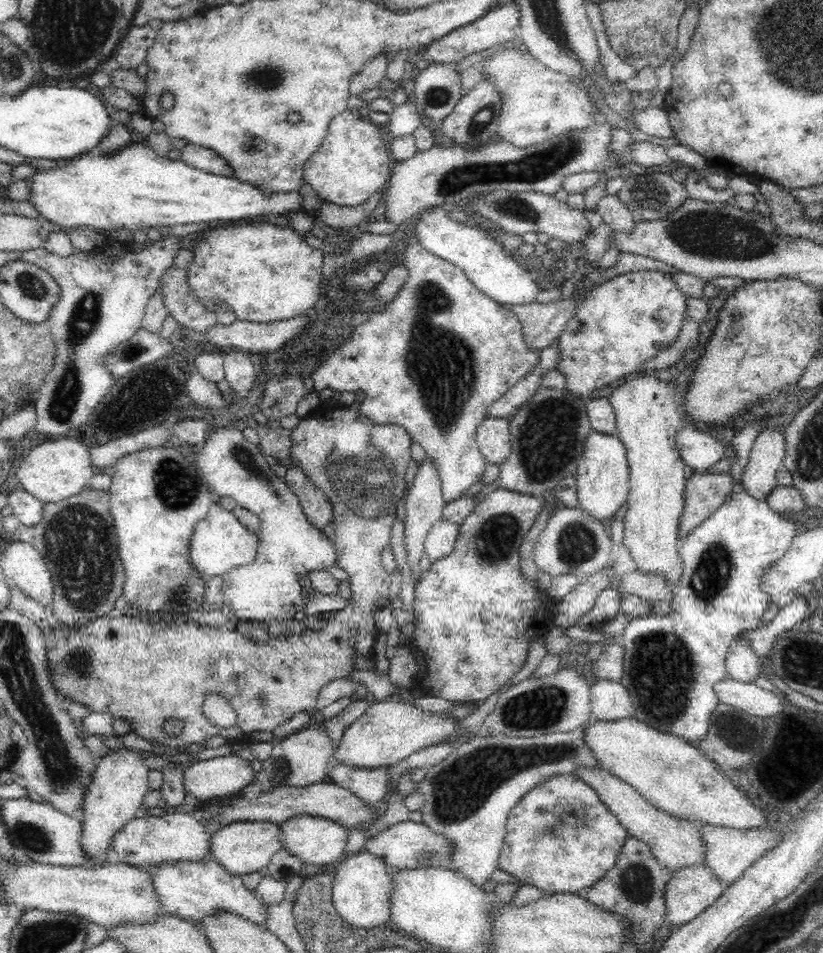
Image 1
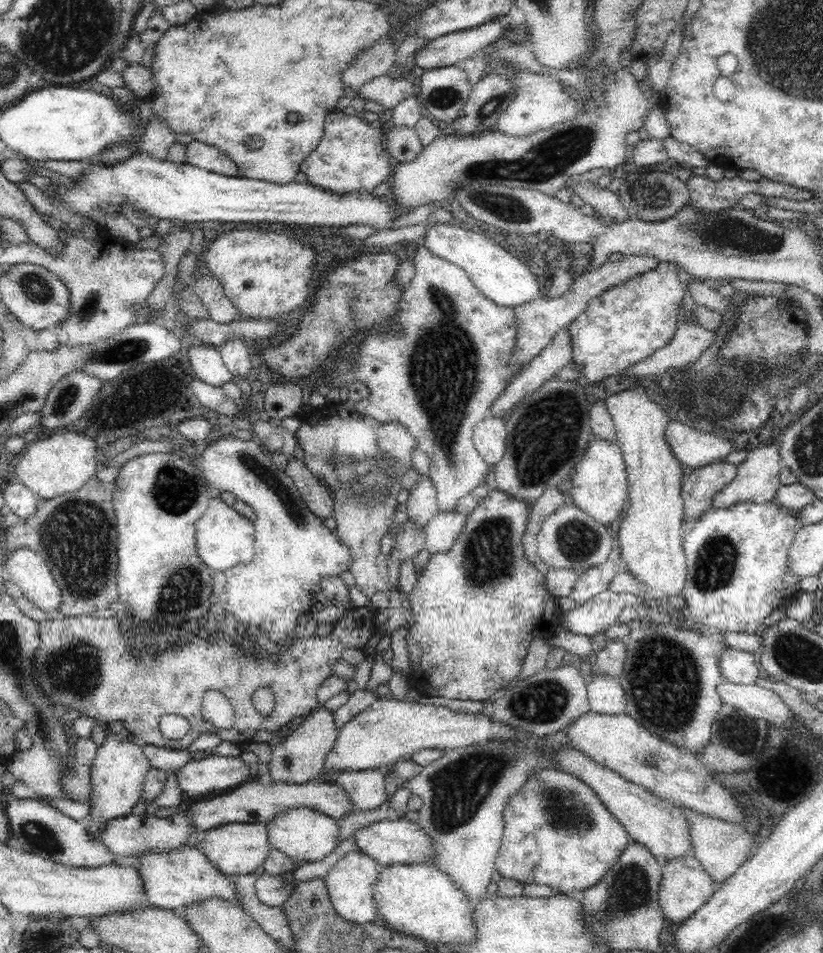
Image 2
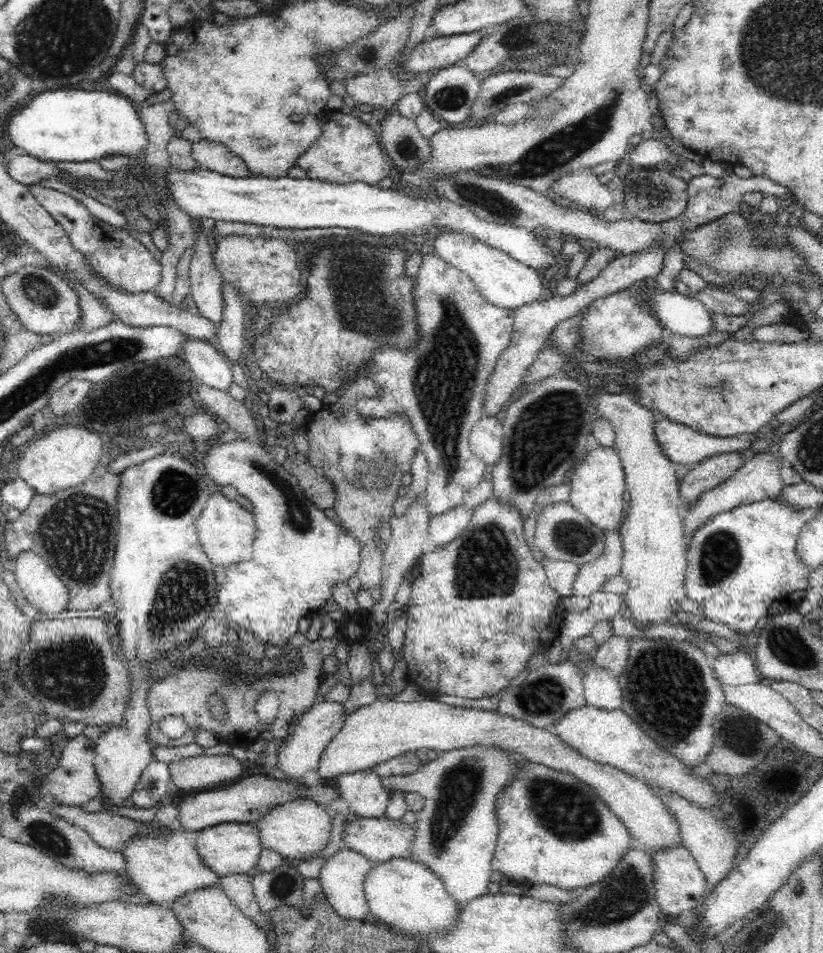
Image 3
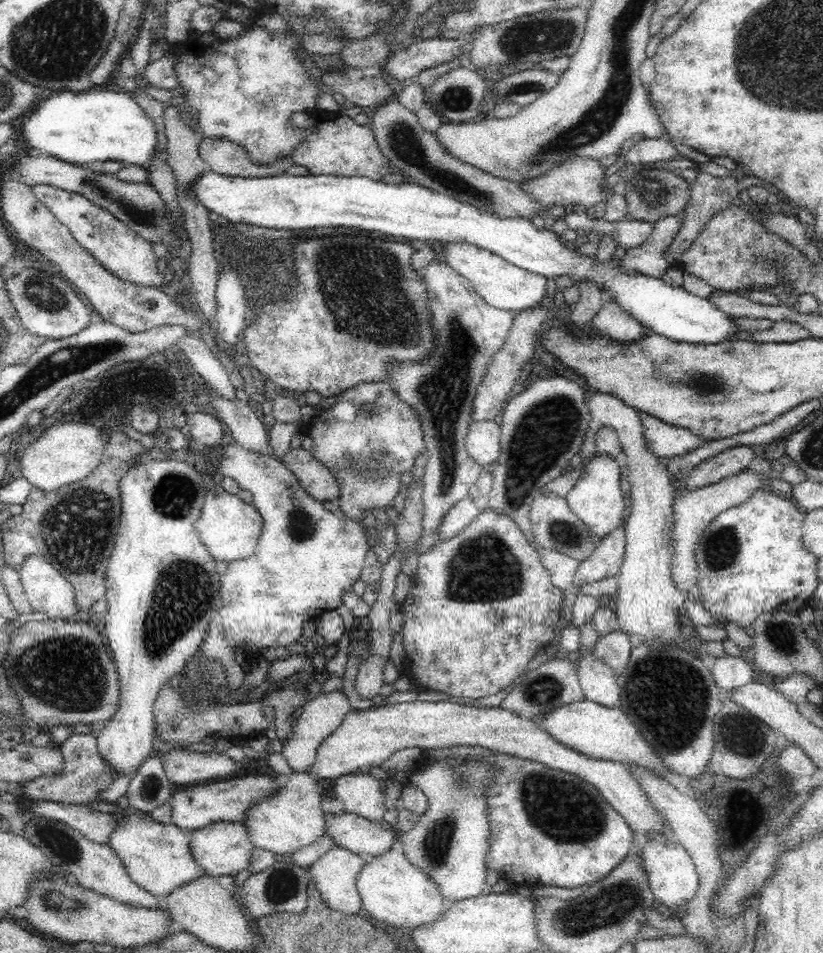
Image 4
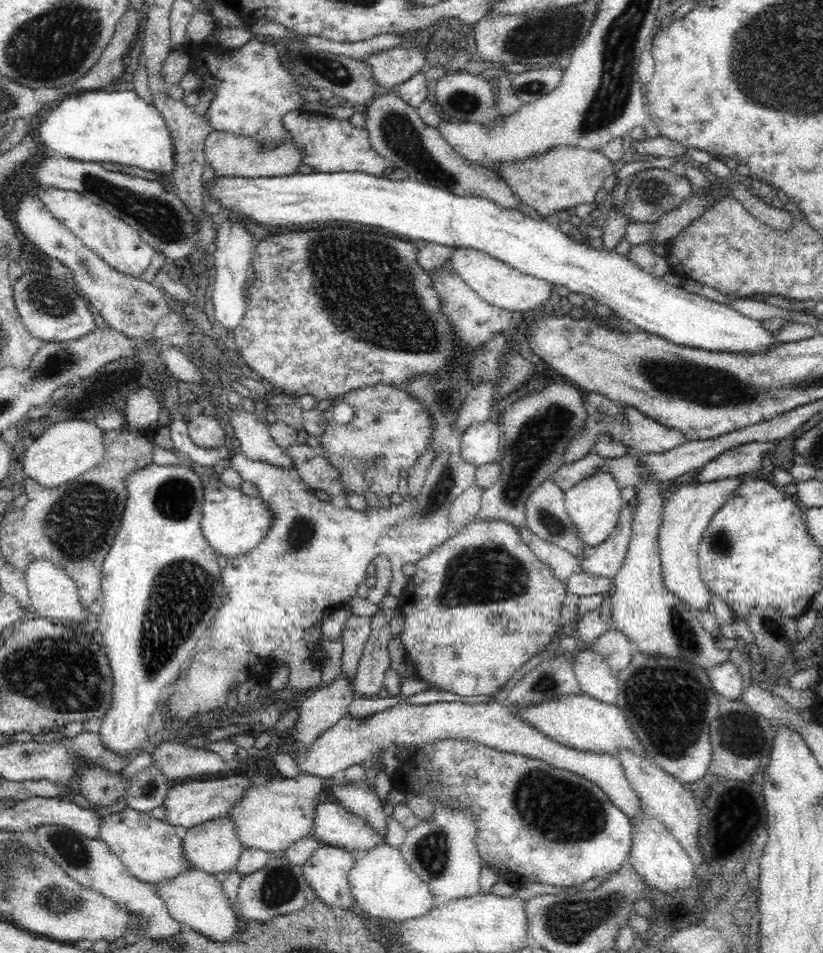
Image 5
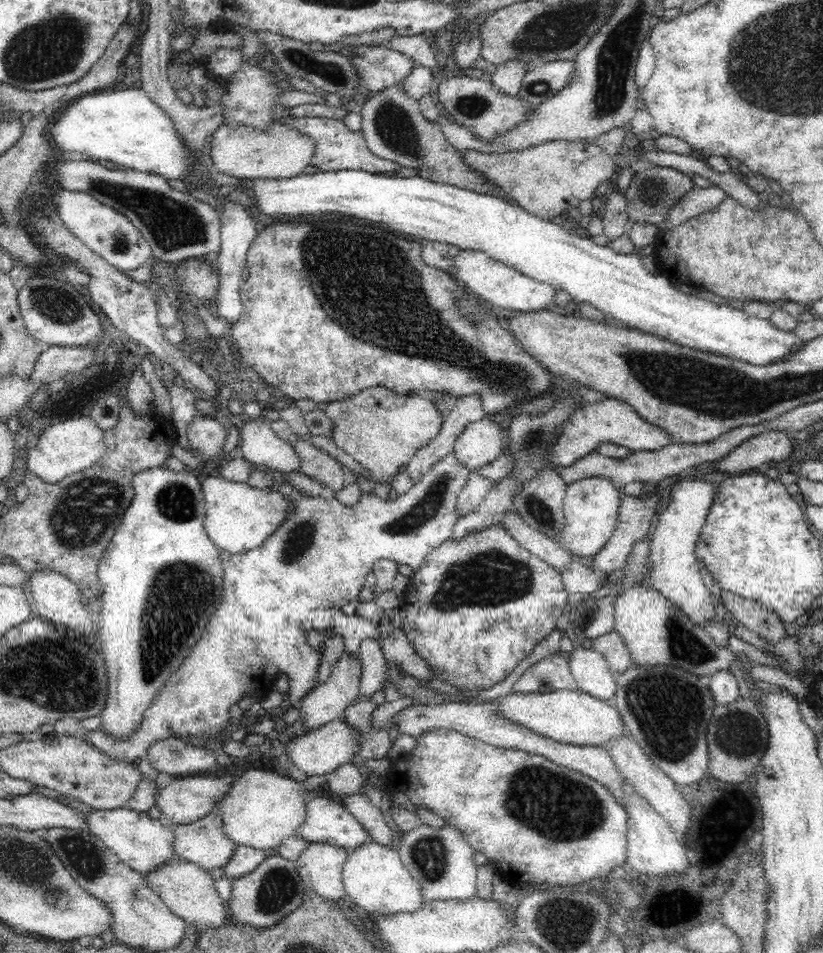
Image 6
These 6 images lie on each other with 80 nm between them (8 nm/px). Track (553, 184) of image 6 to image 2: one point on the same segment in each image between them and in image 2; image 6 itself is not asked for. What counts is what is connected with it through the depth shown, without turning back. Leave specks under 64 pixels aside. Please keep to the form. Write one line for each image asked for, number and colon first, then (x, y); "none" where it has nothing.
2: (607, 205)
3: (583, 187)
4: (579, 181)
5: (564, 178)

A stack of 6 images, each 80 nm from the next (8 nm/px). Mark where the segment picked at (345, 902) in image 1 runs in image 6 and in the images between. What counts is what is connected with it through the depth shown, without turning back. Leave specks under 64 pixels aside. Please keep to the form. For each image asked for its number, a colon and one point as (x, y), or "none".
2: (350, 883)
3: (342, 877)
4: (335, 873)
5: (326, 871)
6: (320, 866)

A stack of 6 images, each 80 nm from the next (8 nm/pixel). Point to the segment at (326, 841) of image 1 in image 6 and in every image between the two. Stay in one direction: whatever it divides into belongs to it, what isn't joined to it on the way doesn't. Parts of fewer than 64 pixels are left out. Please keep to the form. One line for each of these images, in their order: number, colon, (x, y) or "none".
2: (302, 834)
3: (299, 829)
4: (293, 818)
5: (273, 815)
6: (263, 809)

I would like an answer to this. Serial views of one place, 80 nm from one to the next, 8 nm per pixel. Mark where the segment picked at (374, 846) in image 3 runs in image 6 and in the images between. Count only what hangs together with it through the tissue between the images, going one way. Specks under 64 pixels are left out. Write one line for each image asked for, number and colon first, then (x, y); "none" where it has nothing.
4: (358, 834)
5: (334, 825)
6: (327, 821)

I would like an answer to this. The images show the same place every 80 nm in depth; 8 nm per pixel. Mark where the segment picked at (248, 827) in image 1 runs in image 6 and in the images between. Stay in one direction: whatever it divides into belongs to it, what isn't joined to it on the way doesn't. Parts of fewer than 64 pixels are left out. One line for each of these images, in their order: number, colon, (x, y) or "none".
2: (235, 849)
3: (231, 848)
4: (222, 849)
5: (214, 846)
6: (204, 842)

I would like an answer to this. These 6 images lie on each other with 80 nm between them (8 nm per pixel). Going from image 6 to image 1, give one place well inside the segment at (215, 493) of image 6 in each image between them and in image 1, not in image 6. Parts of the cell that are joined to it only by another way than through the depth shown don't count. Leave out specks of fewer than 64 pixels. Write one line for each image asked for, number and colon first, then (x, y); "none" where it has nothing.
1: (219, 543)
2: (224, 539)
3: (226, 531)
4: (228, 527)
5: (233, 524)

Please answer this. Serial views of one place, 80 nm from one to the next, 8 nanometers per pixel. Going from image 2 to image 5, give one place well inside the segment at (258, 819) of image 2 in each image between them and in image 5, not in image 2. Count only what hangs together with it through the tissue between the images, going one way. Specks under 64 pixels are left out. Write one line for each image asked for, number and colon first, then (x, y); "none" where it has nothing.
3: (246, 801)
4: (196, 807)
5: (188, 804)

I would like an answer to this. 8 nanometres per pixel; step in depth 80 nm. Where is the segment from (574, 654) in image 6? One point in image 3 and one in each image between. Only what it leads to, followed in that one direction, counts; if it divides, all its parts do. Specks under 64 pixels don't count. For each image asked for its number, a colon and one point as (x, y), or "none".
3: (602, 691)
4: (598, 682)
5: (596, 679)

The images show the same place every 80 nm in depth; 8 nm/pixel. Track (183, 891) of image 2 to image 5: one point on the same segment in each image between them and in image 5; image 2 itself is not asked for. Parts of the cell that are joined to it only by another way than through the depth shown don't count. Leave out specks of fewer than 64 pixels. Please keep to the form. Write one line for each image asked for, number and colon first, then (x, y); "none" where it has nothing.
3: (163, 866)
4: (158, 858)
5: (150, 849)

